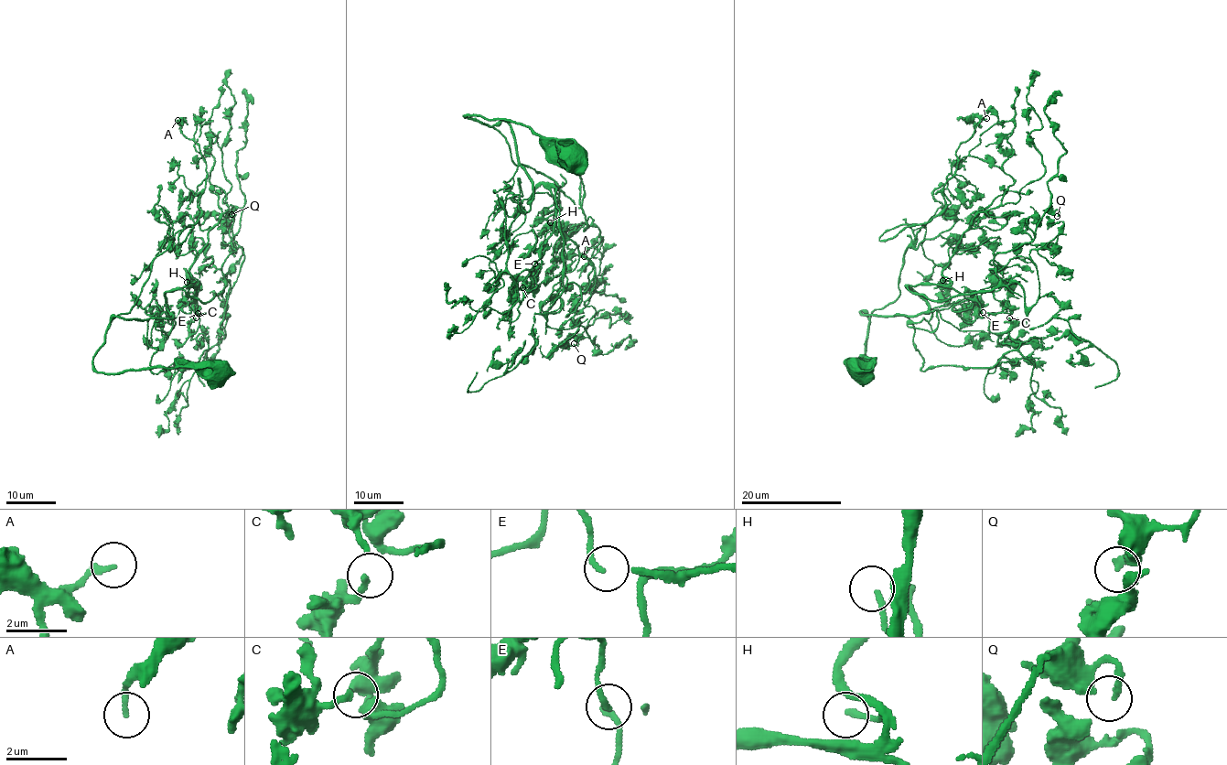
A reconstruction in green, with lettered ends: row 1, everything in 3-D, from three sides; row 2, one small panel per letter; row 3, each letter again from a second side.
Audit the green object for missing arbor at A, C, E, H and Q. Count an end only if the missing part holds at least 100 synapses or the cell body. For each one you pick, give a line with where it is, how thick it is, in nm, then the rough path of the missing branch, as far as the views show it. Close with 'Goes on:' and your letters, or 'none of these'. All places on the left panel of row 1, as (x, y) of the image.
H: at (187, 282); 190 nm thick; missing branch runs (187, 282), (175, 280), (168, 287), (167, 285), (176, 272), (184, 289)
Goes on: H

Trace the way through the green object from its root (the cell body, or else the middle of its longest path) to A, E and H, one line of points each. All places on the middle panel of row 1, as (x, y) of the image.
A: (568, 160), (527, 126), (465, 115), (598, 228), (584, 256)
E: (568, 160), (527, 126), (465, 115), (507, 121), (528, 202), (541, 185), (553, 196), (554, 232), (534, 263)
H: (568, 160), (527, 126), (465, 115), (507, 121), (528, 202), (541, 185), (553, 196), (556, 232), (550, 222)

